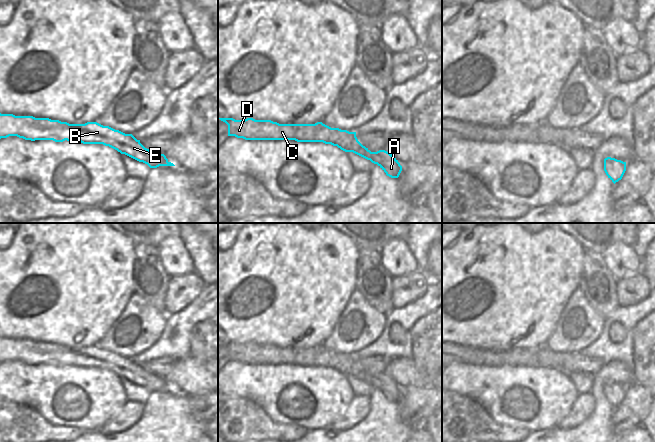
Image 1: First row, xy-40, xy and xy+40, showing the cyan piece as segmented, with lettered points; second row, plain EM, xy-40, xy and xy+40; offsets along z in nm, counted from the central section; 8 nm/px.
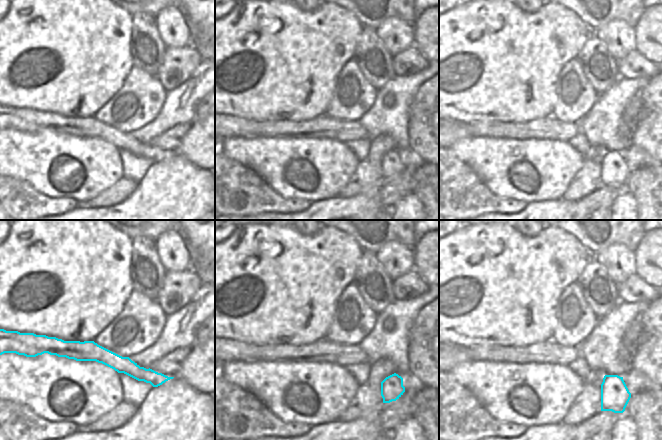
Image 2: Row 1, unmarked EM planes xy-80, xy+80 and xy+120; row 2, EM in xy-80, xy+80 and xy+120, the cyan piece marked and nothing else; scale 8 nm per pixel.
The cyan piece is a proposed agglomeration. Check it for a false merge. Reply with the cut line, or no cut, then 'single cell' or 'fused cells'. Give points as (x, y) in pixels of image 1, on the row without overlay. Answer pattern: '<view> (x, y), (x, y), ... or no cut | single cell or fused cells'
no cut | single cell

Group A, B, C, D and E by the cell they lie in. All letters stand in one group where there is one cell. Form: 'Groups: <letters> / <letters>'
Groups: A B C D E.

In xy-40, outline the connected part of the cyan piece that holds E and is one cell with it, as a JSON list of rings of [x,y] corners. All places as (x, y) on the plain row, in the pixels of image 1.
[[[0,337],[0,363],[17,360],[25,364],[53,364],[103,368],[125,378],[150,392],[175,390],[164,378],[145,372],[132,358],[125,358],[97,346],[69,348],[49,342],[15,340]]]

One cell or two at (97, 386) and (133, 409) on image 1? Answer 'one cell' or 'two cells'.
two cells

